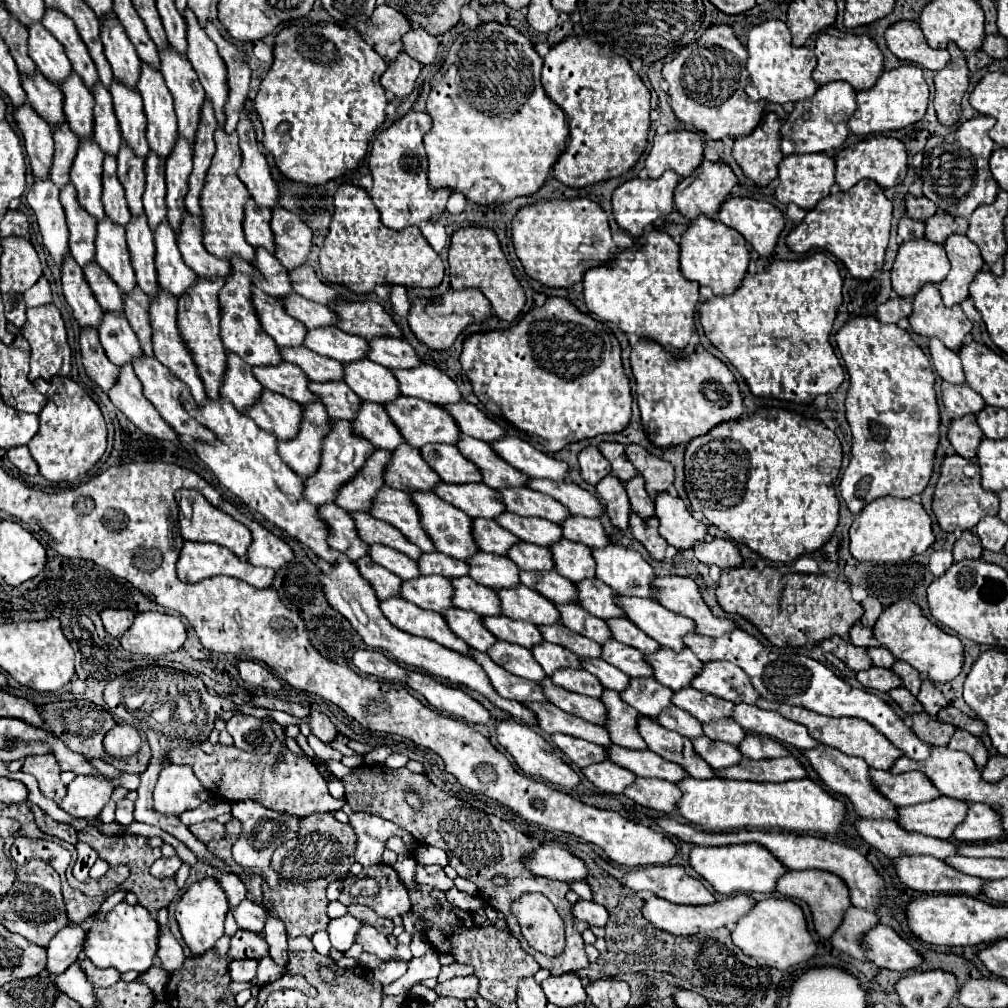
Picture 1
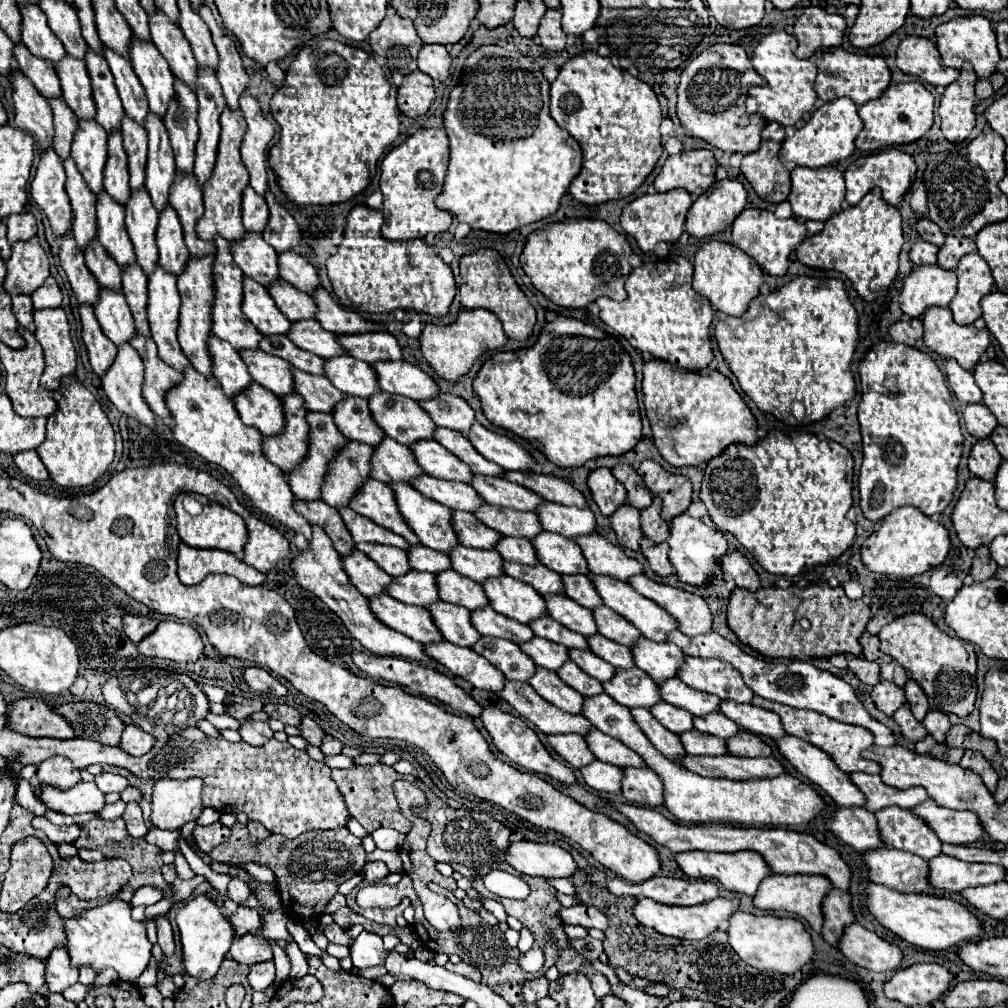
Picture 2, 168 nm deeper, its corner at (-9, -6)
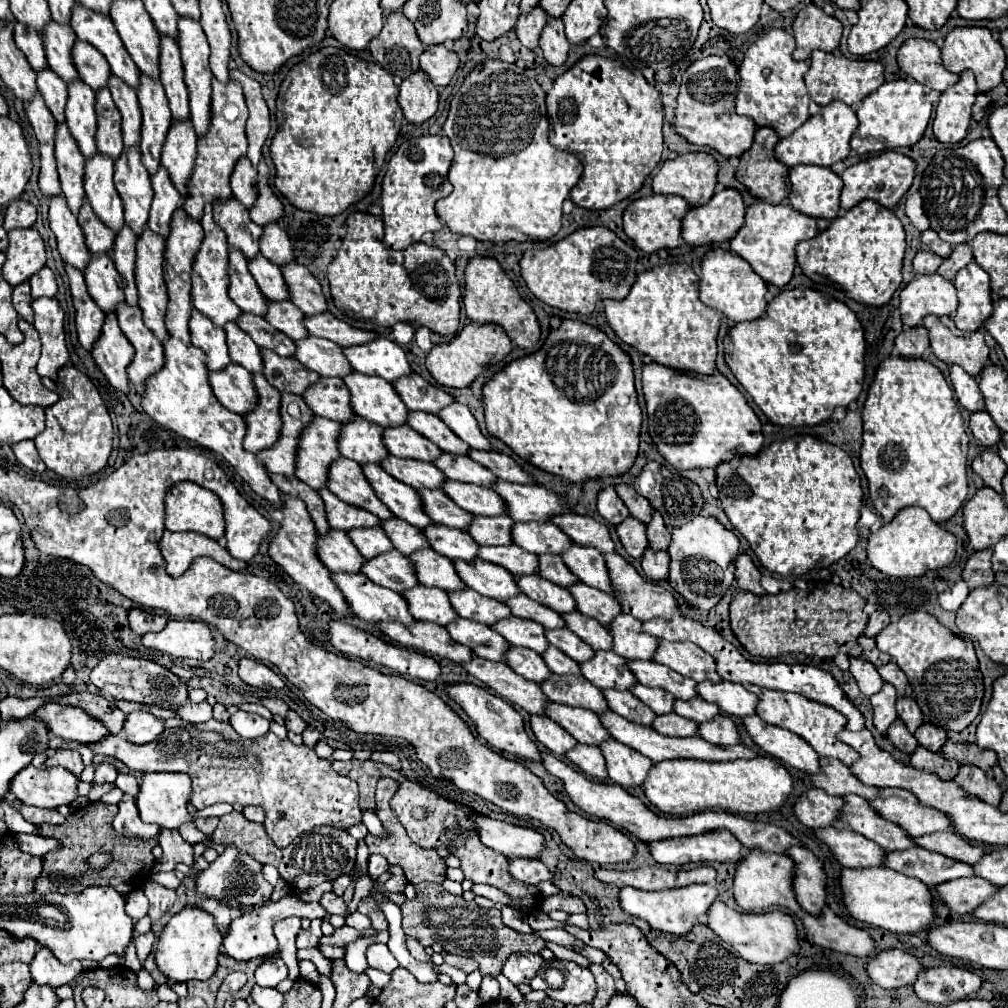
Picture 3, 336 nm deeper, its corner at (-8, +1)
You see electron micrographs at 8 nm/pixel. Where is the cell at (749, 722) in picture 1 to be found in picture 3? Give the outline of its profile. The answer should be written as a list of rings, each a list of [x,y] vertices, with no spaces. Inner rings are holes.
[[[702,681],[702,683],[698,683],[698,695],[704,701],[716,703],[722,709],[722,713],[726,713],[726,715],[740,717],[740,719],[756,715],[758,697],[754,693],[746,691],[740,683]]]

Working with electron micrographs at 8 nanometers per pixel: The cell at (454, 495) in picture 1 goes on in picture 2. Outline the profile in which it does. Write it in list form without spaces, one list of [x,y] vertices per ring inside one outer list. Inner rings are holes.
[[[421,474],[415,480],[411,480],[411,486],[419,490],[423,496],[451,510],[475,512],[475,508],[483,504],[483,500],[479,500],[479,494],[465,482],[451,482],[451,480],[433,478],[429,474]]]

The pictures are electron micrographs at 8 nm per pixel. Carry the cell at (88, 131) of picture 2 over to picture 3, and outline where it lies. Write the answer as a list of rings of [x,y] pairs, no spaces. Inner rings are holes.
[[[76,81],[68,87],[68,103],[66,103],[66,125],[76,139],[80,153],[88,159],[96,155],[94,145],[94,129],[98,127],[96,113],[94,113],[94,97],[96,93],[84,83]]]

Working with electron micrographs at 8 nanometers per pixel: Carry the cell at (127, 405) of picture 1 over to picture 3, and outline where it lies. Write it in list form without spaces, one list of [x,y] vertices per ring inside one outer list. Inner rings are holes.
[[[106,315],[102,335],[92,349],[92,357],[98,369],[106,375],[108,383],[116,391],[128,395],[130,387],[128,387],[126,369],[134,359],[134,347],[130,345],[130,341],[126,341],[124,333],[120,331],[116,315]]]

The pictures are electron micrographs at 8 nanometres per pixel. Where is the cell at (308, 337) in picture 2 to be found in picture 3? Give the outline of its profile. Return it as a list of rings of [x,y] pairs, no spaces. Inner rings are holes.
[[[282,301],[282,303],[270,303],[268,313],[264,315],[264,319],[274,327],[280,329],[282,333],[286,333],[292,341],[300,341],[306,335],[306,327],[304,327],[304,313],[290,301]]]

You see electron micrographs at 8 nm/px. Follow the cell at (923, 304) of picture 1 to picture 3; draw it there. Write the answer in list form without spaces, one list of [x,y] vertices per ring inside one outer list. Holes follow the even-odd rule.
[[[924,317],[934,355],[946,365],[960,365],[970,375],[978,375],[988,359],[990,347],[982,331],[958,331],[950,317]]]

